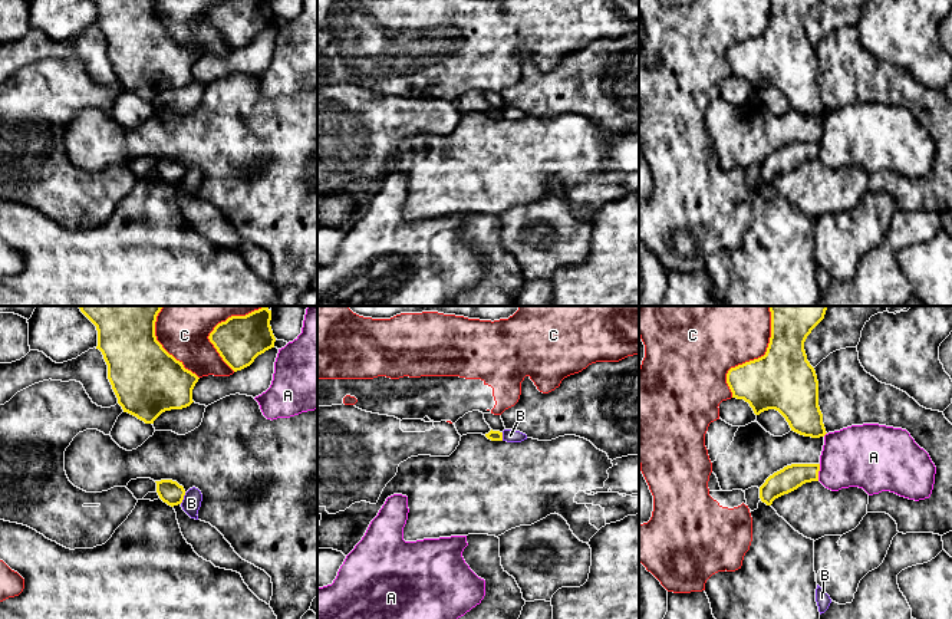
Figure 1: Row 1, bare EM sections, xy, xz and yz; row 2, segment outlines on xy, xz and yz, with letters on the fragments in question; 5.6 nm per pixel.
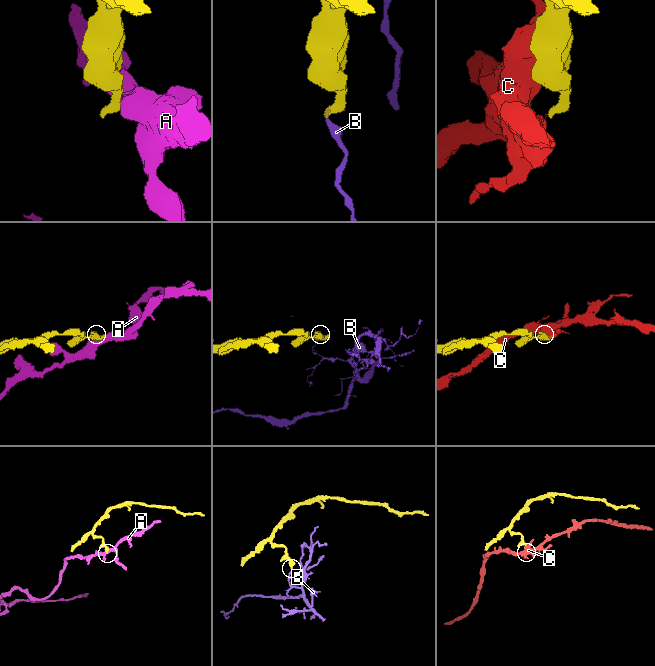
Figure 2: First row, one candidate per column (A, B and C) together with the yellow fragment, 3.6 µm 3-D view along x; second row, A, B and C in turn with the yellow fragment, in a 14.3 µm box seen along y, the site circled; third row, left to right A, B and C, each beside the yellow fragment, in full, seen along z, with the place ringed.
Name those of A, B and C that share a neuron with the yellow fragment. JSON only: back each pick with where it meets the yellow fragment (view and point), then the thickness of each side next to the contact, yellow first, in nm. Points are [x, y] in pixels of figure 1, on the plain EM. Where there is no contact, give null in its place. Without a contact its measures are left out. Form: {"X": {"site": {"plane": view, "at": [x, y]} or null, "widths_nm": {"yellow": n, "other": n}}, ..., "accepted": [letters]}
{"accepted": []}

